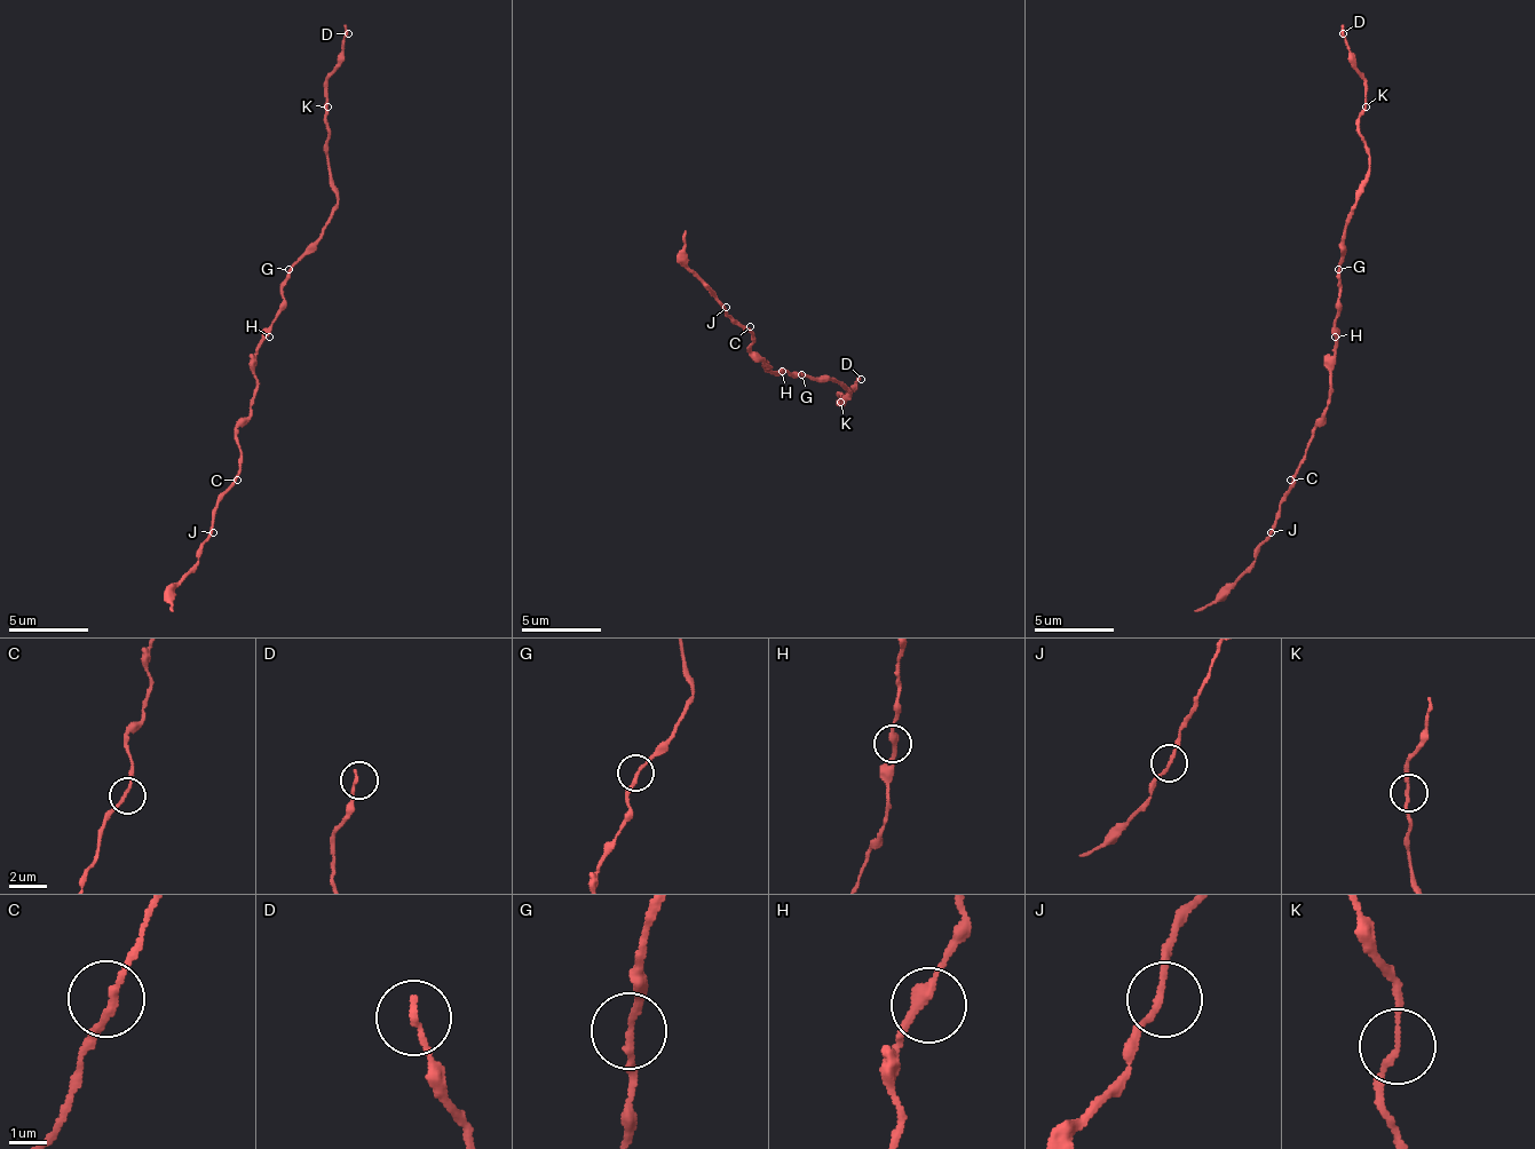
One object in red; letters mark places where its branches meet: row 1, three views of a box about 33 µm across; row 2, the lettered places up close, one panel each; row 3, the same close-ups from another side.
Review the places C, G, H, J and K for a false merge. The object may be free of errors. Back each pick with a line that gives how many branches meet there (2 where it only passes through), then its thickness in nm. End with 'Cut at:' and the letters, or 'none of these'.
Cut at: none of these

